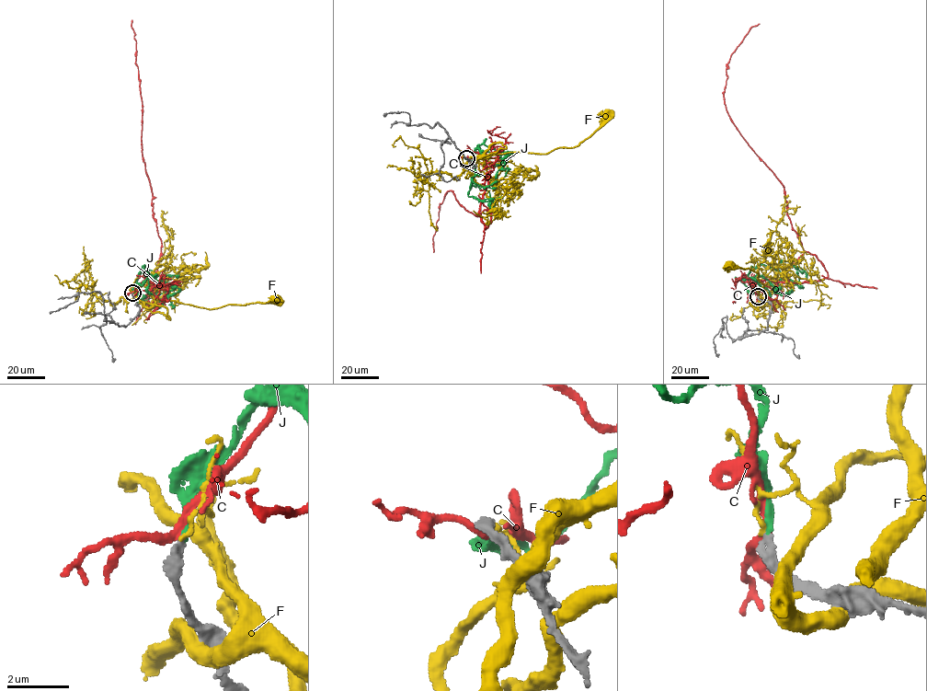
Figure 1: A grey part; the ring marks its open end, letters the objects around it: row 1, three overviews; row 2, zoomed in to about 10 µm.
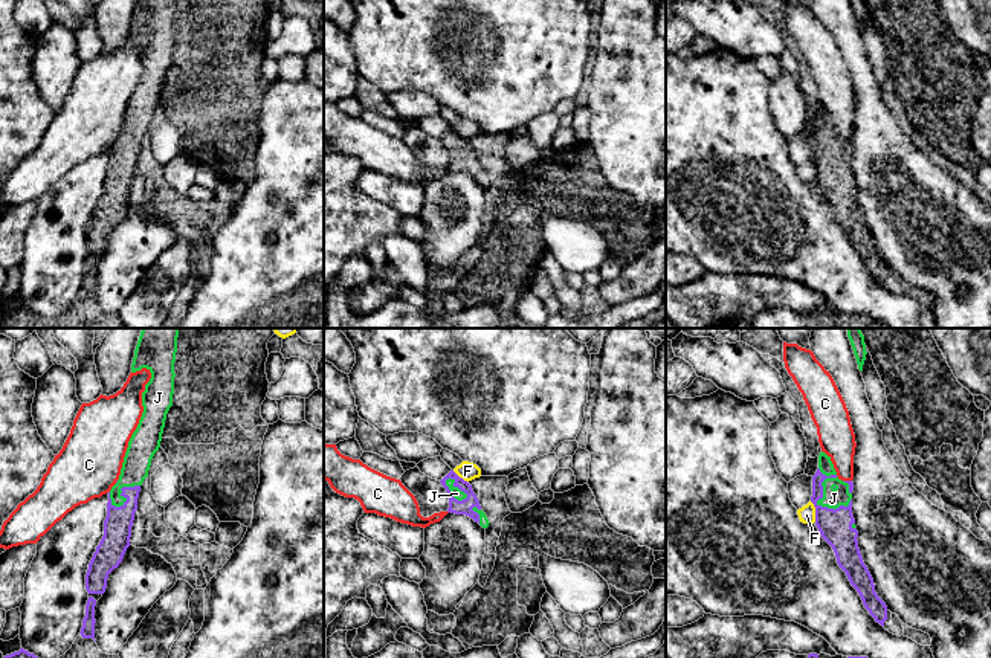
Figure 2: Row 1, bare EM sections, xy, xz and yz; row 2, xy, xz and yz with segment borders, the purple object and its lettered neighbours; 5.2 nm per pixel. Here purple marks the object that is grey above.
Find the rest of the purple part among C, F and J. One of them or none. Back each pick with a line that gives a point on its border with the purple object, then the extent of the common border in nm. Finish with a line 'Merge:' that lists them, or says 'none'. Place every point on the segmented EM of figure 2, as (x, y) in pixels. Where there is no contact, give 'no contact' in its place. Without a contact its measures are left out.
J: contact yz (819, 498); length 260 nm
Merge: J

